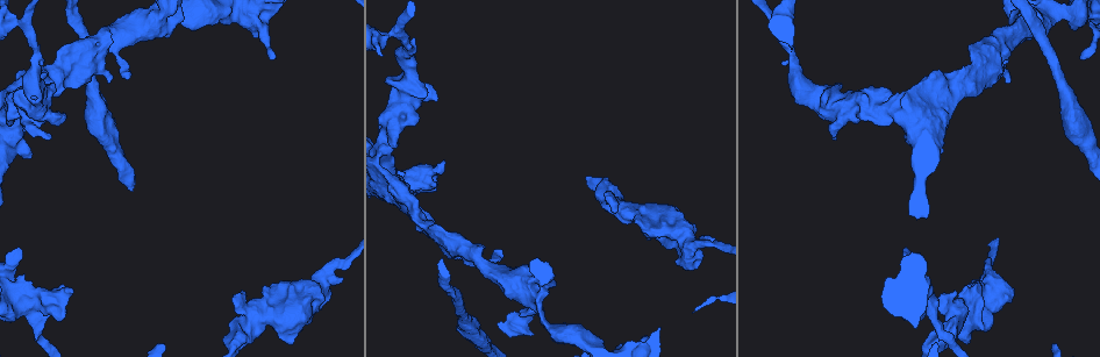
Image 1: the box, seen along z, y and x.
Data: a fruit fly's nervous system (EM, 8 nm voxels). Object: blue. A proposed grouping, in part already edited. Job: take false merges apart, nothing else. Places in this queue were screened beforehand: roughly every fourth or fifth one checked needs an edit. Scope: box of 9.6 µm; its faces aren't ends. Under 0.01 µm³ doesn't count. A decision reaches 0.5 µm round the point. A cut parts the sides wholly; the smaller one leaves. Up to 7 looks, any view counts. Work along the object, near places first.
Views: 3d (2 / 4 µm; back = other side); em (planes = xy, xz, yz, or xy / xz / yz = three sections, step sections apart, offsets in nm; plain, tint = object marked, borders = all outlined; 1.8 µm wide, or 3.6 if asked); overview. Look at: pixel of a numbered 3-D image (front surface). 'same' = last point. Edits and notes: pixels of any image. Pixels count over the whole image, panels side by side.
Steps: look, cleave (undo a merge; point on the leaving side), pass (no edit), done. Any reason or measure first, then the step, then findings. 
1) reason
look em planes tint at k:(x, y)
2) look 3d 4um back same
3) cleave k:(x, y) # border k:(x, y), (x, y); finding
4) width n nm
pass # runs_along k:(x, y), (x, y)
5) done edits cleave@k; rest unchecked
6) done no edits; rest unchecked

thick turns thin
look 3d 2um at 1:(989, 56)

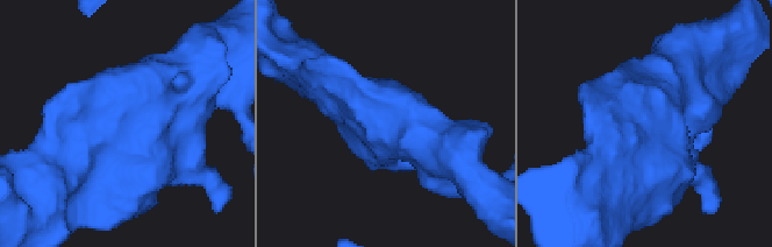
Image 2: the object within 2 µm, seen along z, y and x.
look em planes borders at 2:(381, 115)

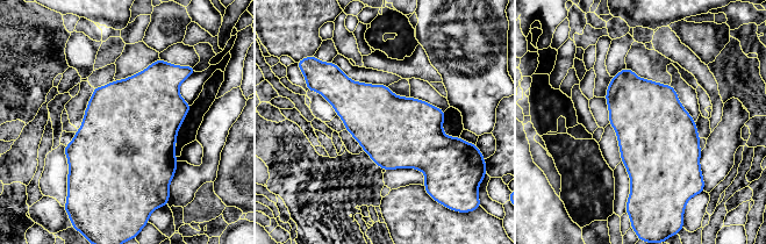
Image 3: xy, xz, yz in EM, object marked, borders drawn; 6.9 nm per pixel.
pass # all the same cell

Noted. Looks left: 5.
four-way junction
look em planes tint at 1:(784, 22)

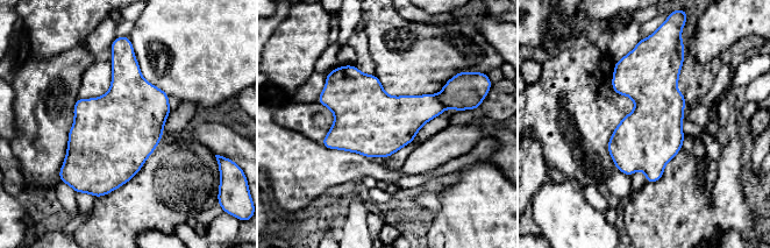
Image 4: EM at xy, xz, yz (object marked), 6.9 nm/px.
cleave 4:(407, 114) # two cells meet here

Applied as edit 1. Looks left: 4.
look overview

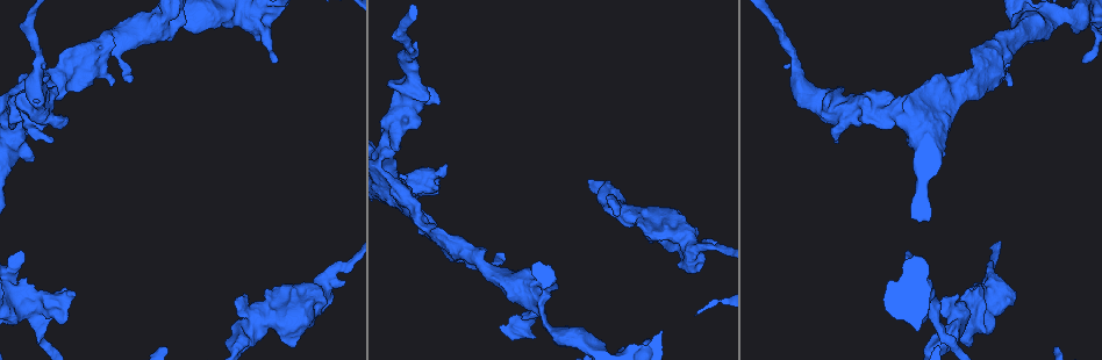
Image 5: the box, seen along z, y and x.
calibre changes
look em planes tint at 5:(949, 105)

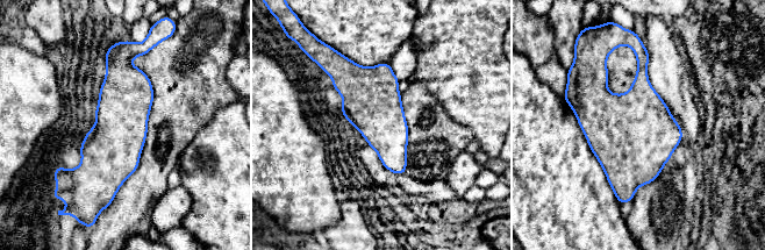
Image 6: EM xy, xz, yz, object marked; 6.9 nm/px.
width 380 nm
pass # one cell here

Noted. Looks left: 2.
done edits cleave@4; rest unchecked

